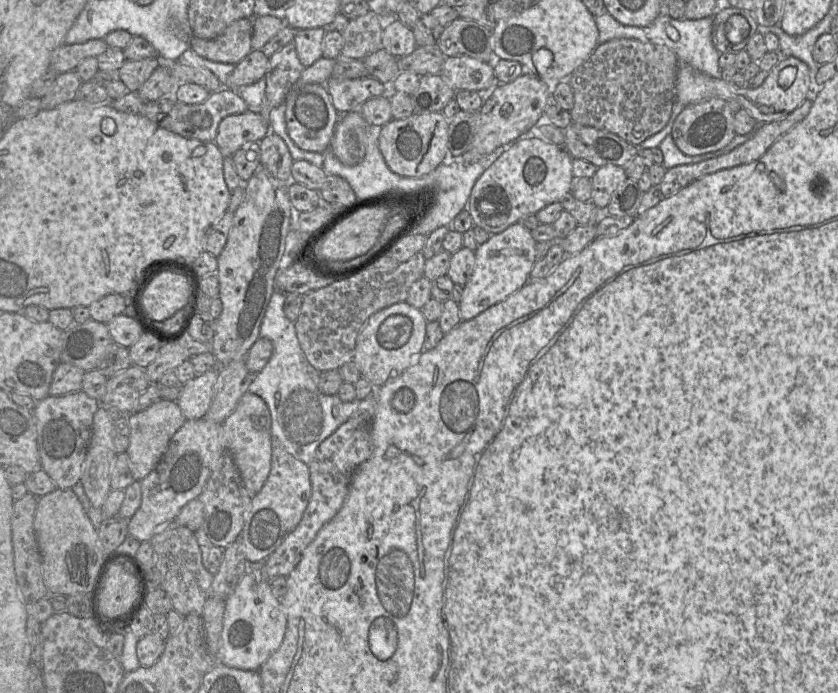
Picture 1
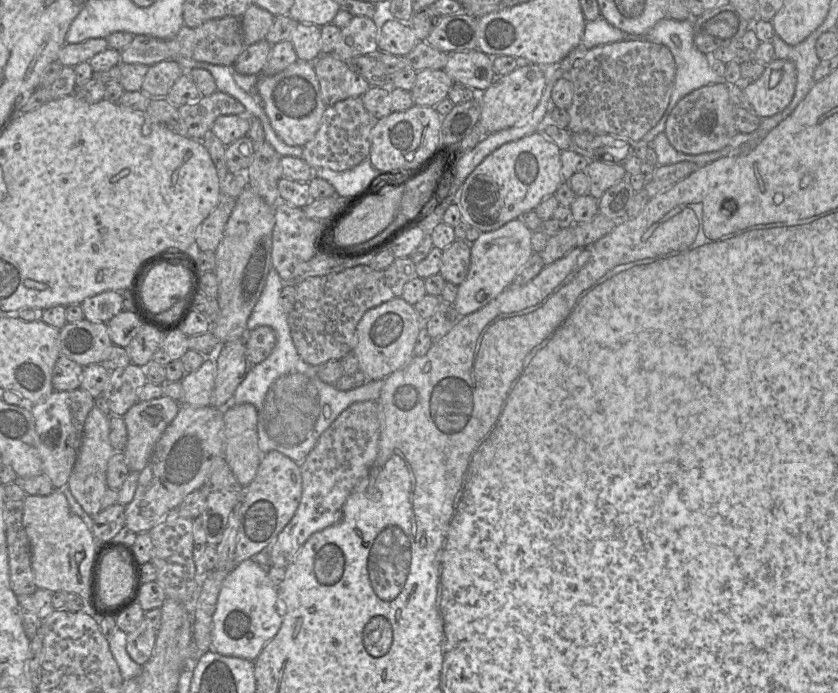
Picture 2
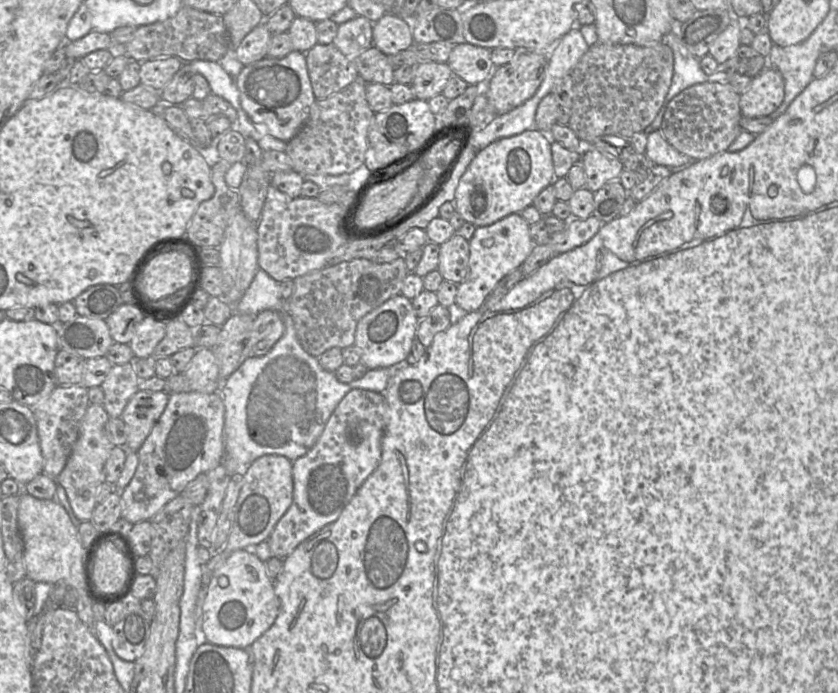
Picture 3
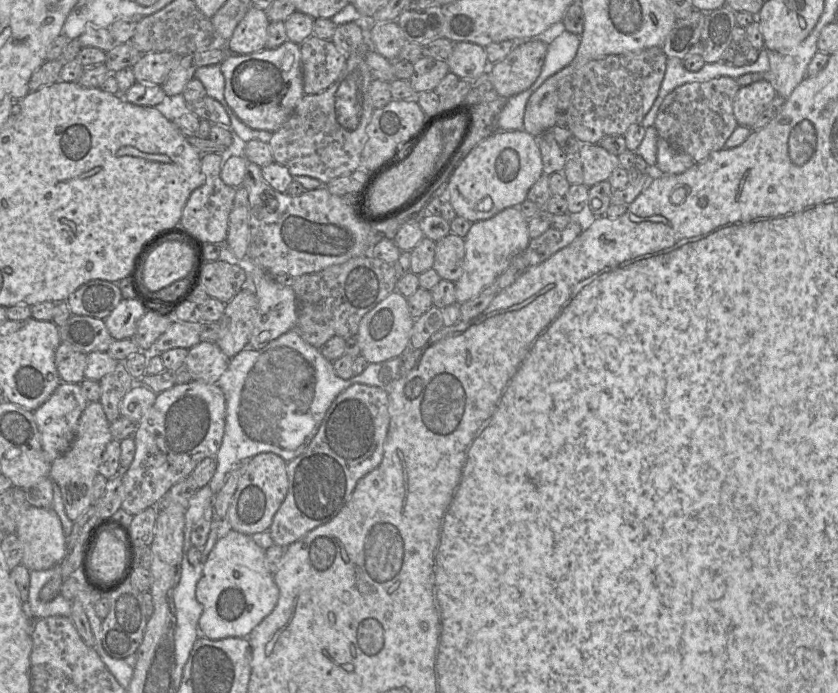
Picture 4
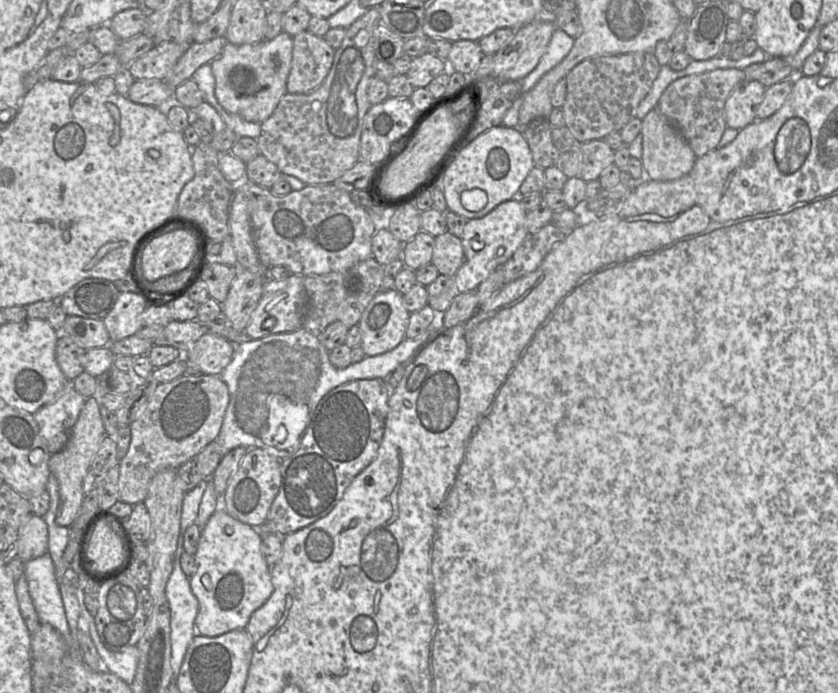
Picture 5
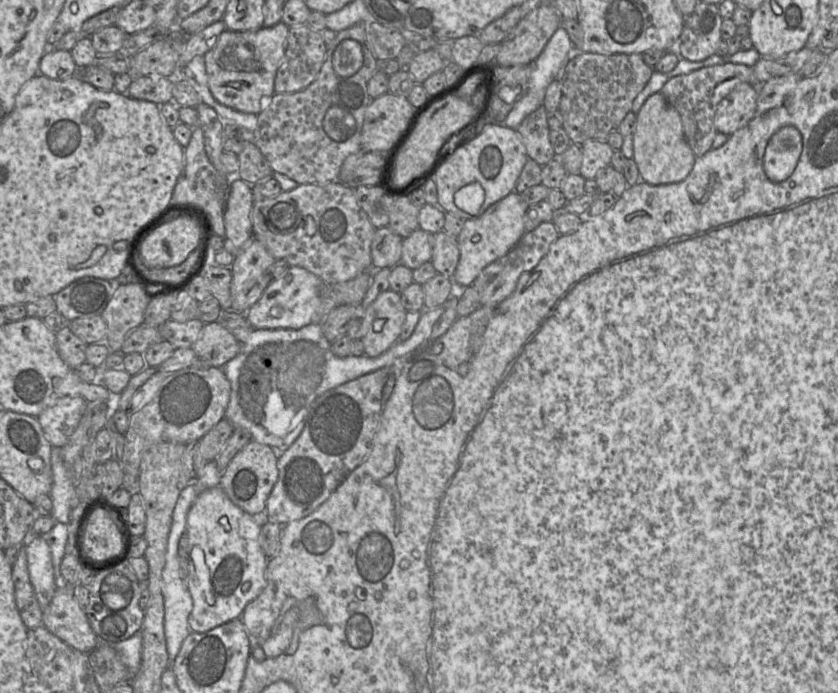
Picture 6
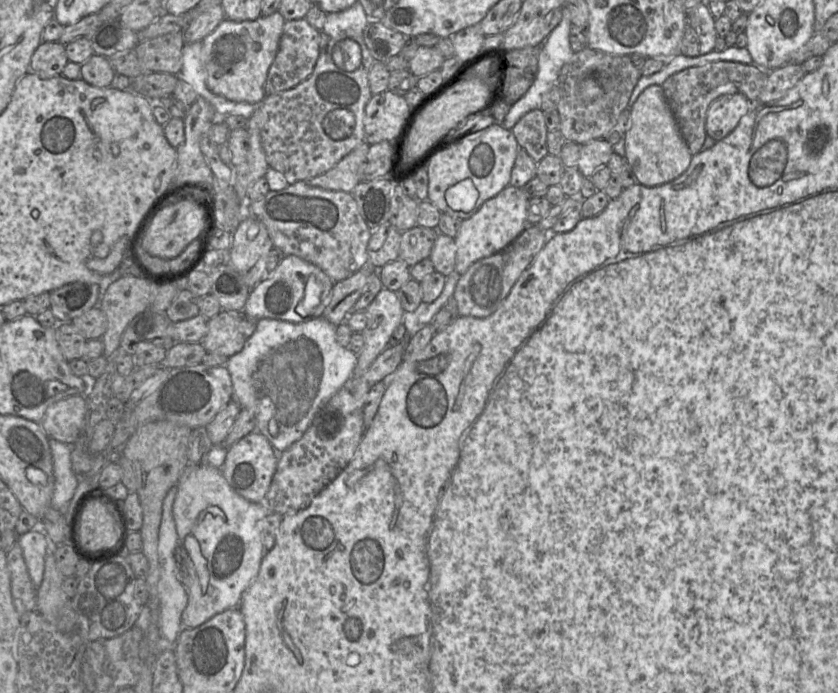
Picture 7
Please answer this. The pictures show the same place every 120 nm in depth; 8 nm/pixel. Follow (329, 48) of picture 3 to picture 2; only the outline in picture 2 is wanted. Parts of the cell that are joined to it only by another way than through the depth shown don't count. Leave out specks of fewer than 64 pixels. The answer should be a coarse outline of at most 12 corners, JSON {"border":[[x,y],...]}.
{"border":[[333,53],[313,63],[327,106],[371,87]]}

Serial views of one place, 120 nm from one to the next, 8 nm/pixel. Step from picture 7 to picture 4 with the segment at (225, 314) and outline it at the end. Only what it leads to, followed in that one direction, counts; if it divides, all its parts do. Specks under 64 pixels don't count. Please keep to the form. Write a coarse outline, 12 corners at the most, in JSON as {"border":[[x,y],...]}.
{"border":[[216,342],[188,350],[192,380],[217,384],[230,359]]}

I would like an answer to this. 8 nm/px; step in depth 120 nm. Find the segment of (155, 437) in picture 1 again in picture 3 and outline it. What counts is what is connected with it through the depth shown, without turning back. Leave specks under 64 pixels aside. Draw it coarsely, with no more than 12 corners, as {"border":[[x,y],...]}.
{"border":[[138,390],[121,415],[127,452],[139,450],[163,413],[166,392]]}

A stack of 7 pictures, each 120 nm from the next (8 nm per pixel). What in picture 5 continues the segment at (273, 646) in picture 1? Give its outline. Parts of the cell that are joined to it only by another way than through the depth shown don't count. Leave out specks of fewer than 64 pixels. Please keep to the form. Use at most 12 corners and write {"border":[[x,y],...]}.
{"border":[[216,510],[190,578],[195,625],[246,629],[271,597],[259,529]]}

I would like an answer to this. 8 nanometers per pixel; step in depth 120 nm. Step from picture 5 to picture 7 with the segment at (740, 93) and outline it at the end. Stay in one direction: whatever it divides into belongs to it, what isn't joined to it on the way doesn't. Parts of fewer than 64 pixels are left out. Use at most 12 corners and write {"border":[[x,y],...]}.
{"border":[[740,93],[707,110],[707,136],[729,135],[755,103]]}

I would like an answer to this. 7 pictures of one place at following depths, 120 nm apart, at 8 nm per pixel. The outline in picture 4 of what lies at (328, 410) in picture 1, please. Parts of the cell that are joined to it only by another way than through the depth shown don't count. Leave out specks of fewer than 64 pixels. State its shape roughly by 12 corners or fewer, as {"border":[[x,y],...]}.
{"border":[[296,329],[247,344],[225,396],[214,494],[239,461],[290,462],[353,384],[389,389],[401,357],[348,380]]}

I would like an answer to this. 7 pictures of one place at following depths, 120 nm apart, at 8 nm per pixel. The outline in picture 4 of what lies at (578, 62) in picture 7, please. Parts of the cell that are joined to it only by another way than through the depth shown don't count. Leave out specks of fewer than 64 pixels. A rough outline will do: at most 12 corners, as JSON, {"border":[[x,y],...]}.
{"border":[[662,47],[591,60],[571,77],[567,128],[581,144],[641,124]]}

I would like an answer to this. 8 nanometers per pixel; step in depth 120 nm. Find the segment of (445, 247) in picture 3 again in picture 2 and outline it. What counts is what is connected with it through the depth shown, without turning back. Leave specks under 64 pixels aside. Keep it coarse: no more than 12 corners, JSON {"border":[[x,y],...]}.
{"border":[[454,240],[442,250],[439,274],[459,286],[470,266],[471,244]]}

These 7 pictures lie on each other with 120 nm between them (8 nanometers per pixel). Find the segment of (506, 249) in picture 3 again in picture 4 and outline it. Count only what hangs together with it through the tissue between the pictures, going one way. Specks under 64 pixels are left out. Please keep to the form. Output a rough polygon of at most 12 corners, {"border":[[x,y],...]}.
{"border":[[519,207],[472,223],[456,304],[477,297],[530,240]]}

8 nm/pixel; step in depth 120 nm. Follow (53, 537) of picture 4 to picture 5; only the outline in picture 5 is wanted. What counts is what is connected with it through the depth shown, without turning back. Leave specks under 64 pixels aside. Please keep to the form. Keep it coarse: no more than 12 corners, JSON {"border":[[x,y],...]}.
{"border":[[31,515],[19,529],[18,557],[48,552],[48,527]]}

